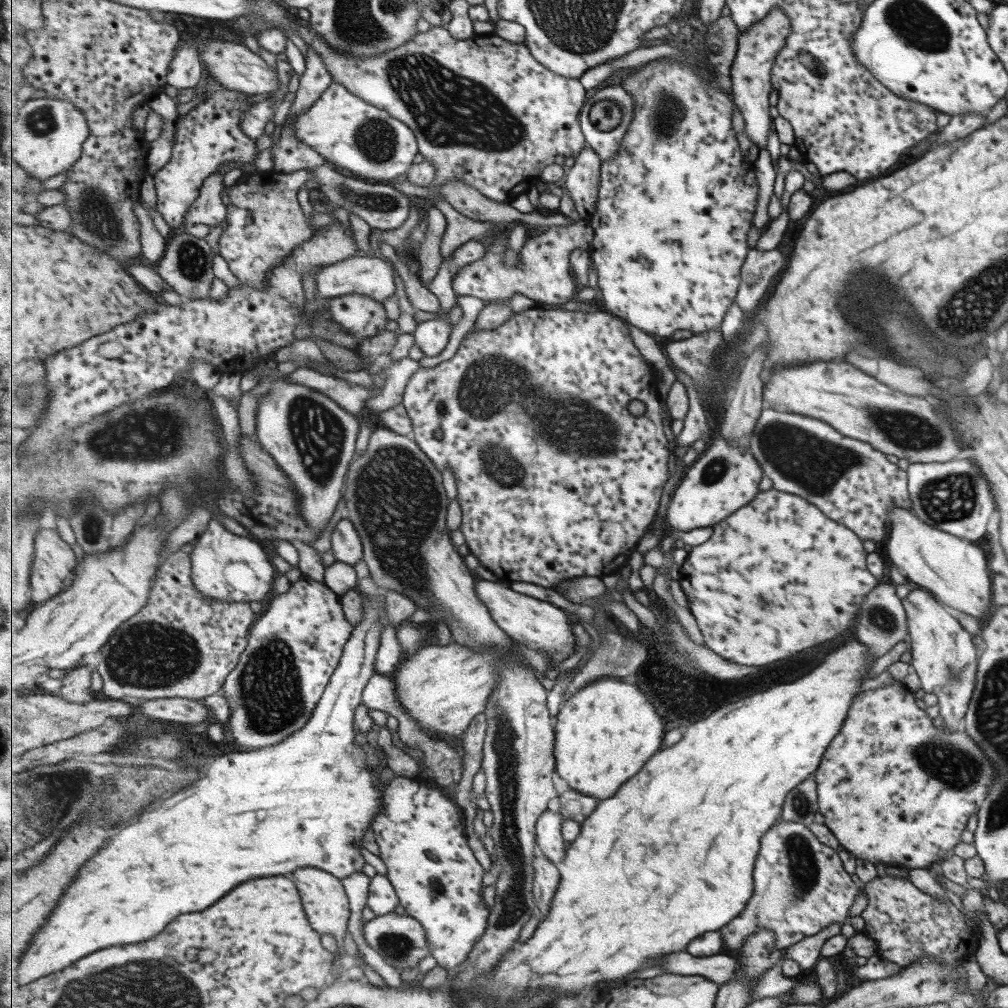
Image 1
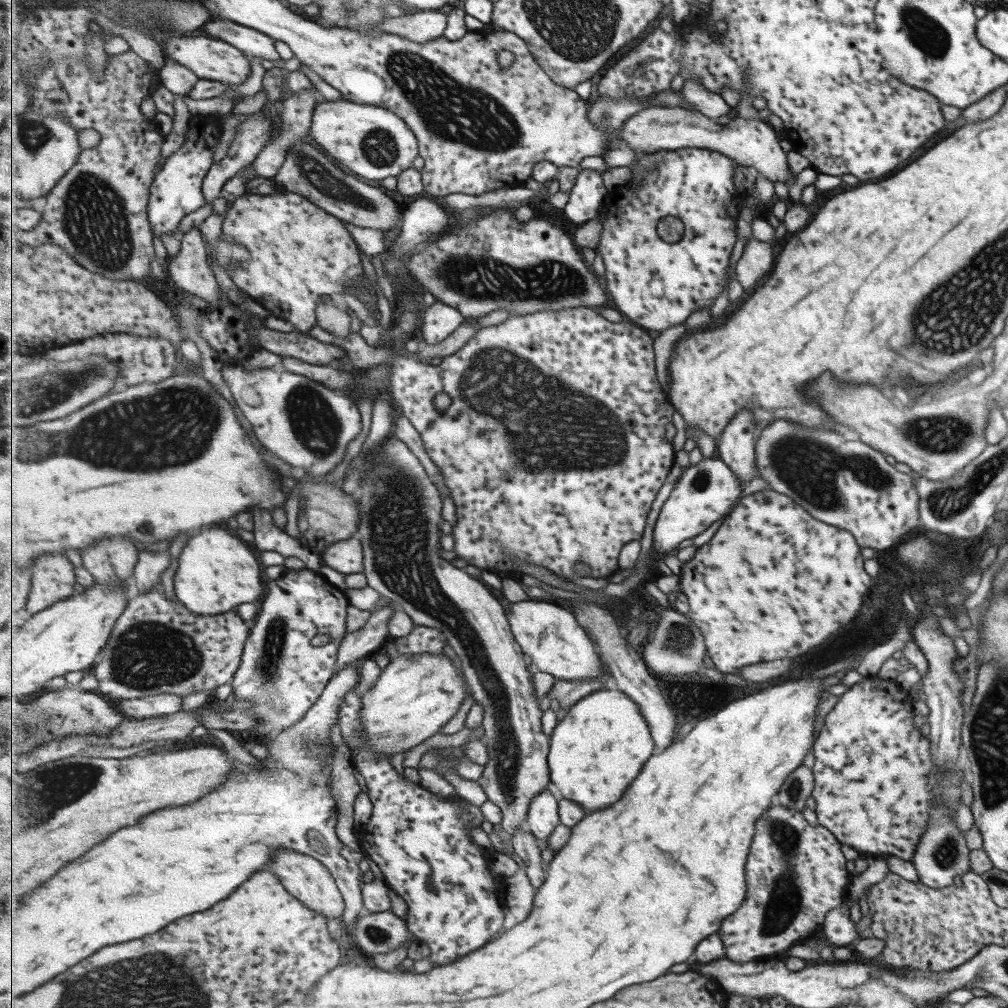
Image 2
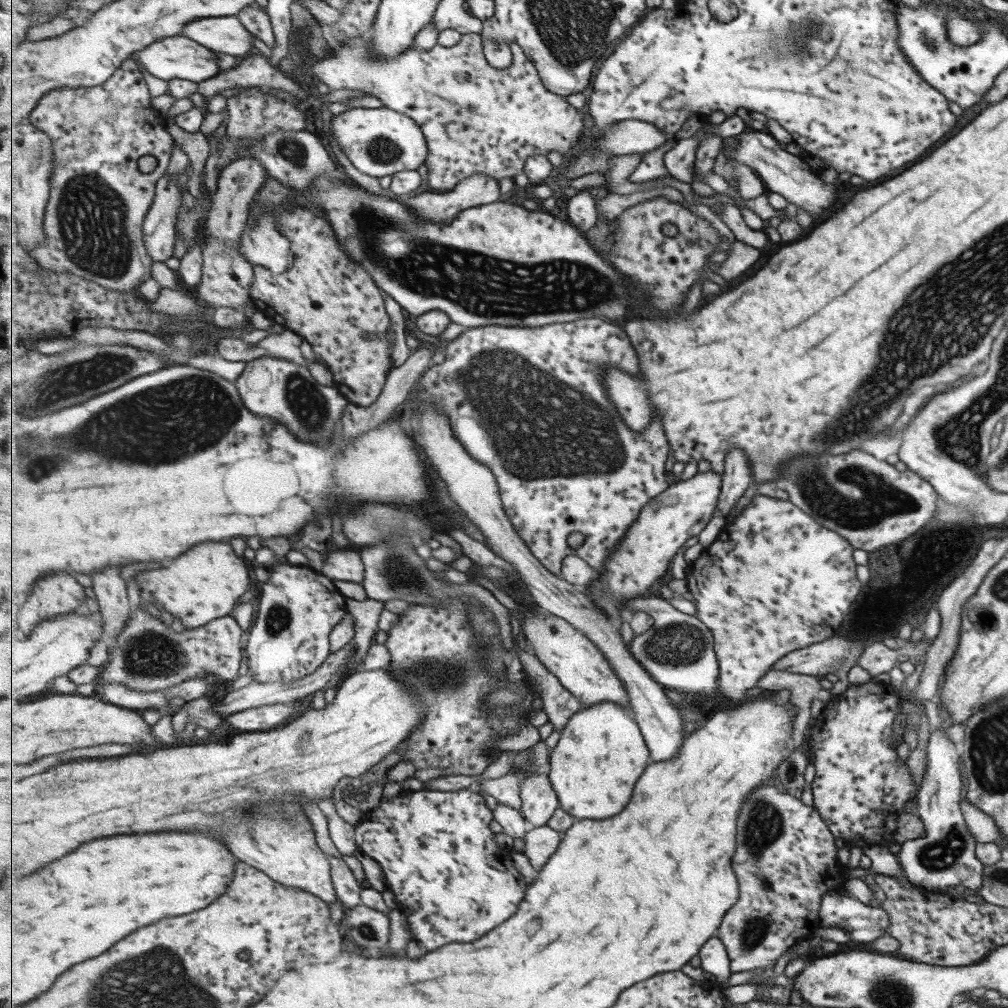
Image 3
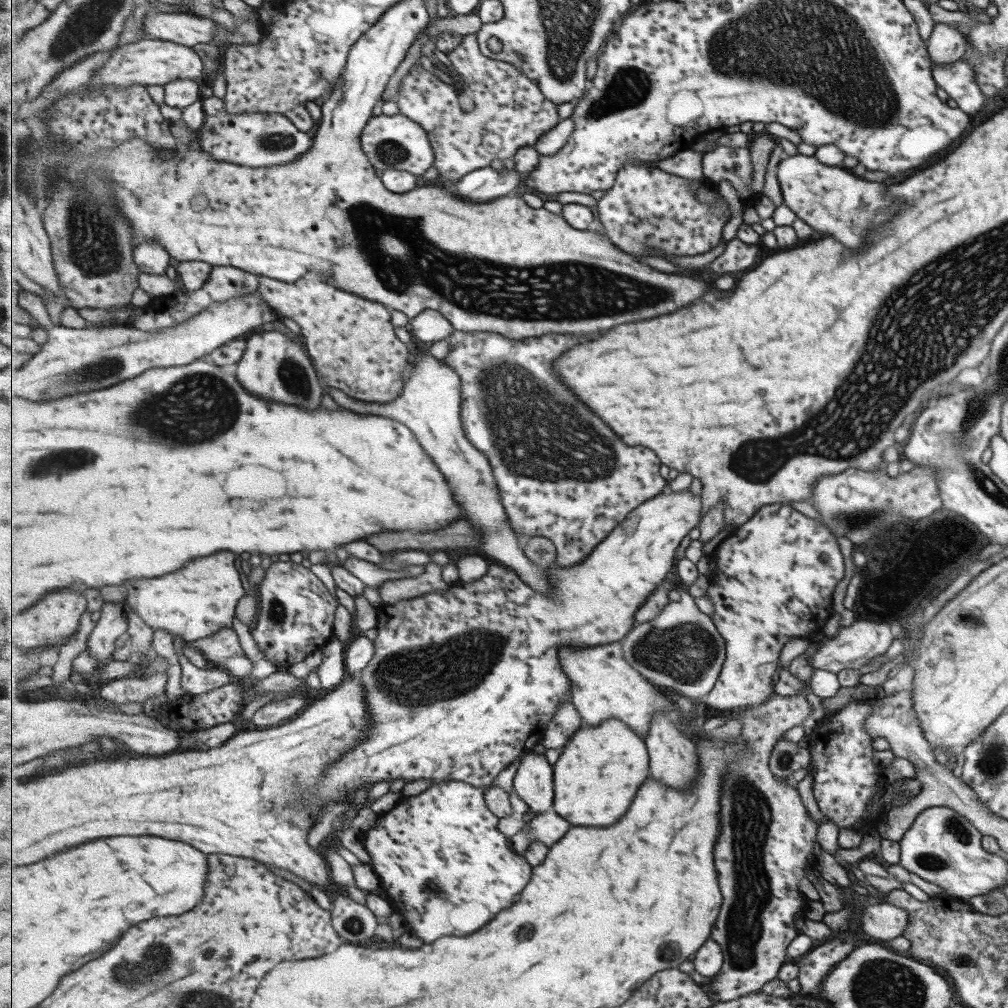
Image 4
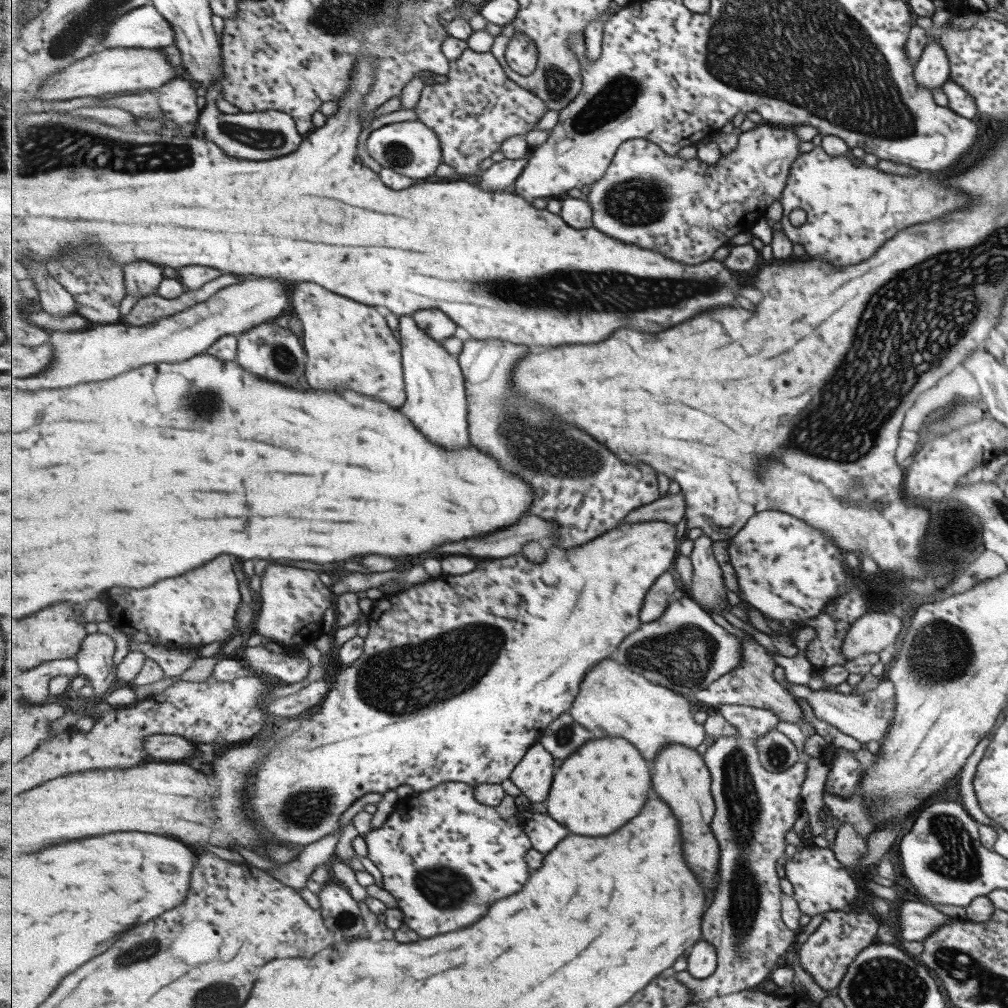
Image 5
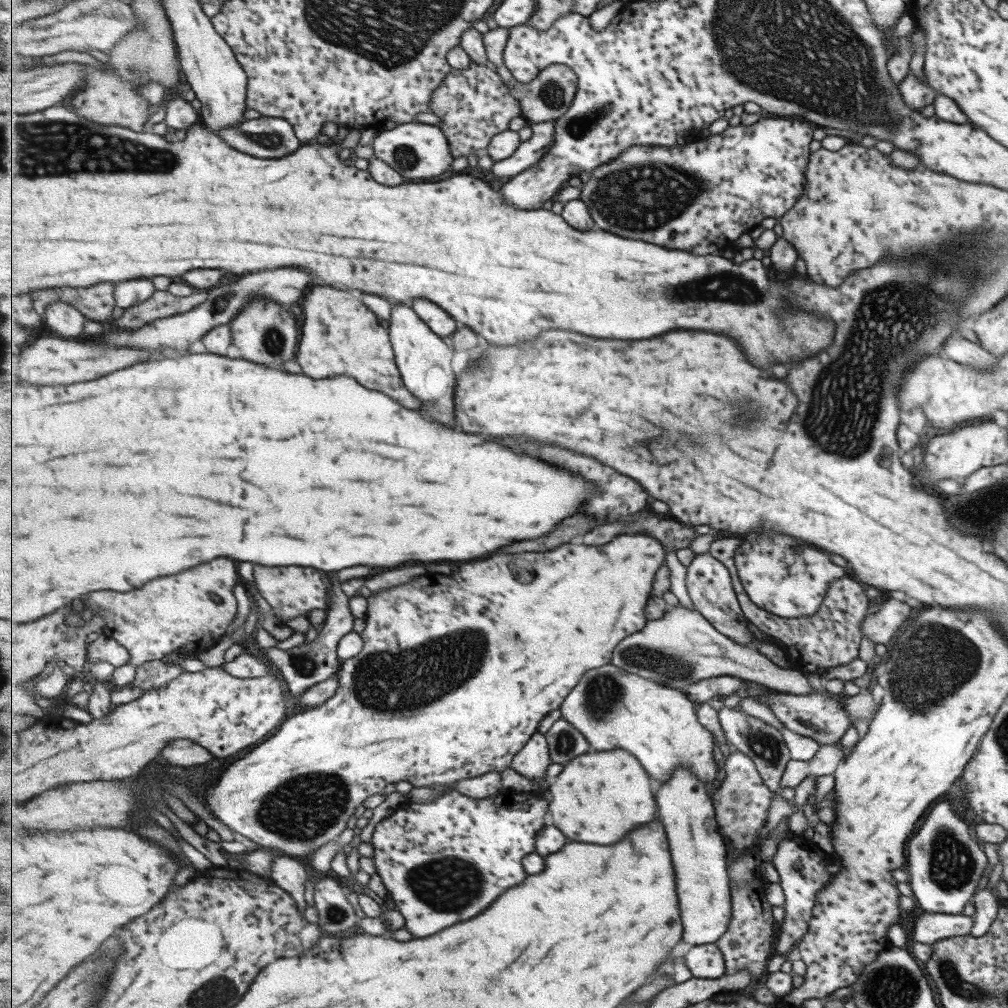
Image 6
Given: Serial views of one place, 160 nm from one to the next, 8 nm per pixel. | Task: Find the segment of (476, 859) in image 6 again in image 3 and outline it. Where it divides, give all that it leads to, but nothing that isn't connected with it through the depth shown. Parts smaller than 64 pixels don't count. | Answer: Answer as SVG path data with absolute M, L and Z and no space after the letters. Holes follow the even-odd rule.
M470 786L464 790L452 792L427 789L415 793L402 792L399 796L395 796L395 798L389 798L389 800L380 802L379 806L369 814L369 818L365 818L364 823L359 822L356 825L358 849L380 865L386 880L385 884L389 899L392 904L404 911L413 938L419 940L419 942L423 942L425 948L431 948L429 952L433 952L433 948L441 948L441 946L445 946L445 944L449 944L449 942L475 942L475 940L479 940L481 936L485 936L487 932L491 932L493 928L497 928L499 924L503 924L505 920L509 920L509 918L519 910L519 904L521 904L523 898L525 898L527 882L523 880L521 872L513 866L511 850L501 850L501 848L499 848L499 844L497 844L497 840L495 840L495 834L493 834L493 830L489 828L489 824L491 824L493 820L495 821L494 811L487 808L485 798L478 794L475 786Z

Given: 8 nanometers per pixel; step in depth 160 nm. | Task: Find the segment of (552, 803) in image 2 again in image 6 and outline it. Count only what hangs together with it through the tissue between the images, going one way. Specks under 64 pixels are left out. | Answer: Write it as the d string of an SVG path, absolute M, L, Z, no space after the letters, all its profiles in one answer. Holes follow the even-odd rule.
M537 731L513 759L512 768L533 781L543 781L551 763L552 756L547 737Z

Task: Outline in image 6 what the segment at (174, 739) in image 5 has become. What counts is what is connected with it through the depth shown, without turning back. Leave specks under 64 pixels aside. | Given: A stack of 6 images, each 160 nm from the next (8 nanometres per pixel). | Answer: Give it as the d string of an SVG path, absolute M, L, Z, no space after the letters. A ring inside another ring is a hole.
M181 739L167 745L160 756L177 766L199 766L211 762L214 754L192 740Z

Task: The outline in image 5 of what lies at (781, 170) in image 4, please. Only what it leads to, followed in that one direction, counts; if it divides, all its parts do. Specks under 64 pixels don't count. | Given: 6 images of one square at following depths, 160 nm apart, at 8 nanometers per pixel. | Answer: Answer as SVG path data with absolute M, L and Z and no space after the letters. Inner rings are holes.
M817 146L801 153L791 166L789 178L779 198L782 206L781 230L792 243L803 246L807 258L829 262L830 265L833 264L834 269L839 269L871 257L871 254L897 230L917 222L929 222L941 216L943 210L947 214L963 206L965 200L967 198L963 194L945 188L939 180L933 180L927 172L919 172L917 176L895 176L895 174L891 176L877 172L875 168L865 165L861 160L855 160L850 157L849 152L833 157ZM795 208L803 210L806 214L805 222L800 226L792 226L787 219L789 212Z

